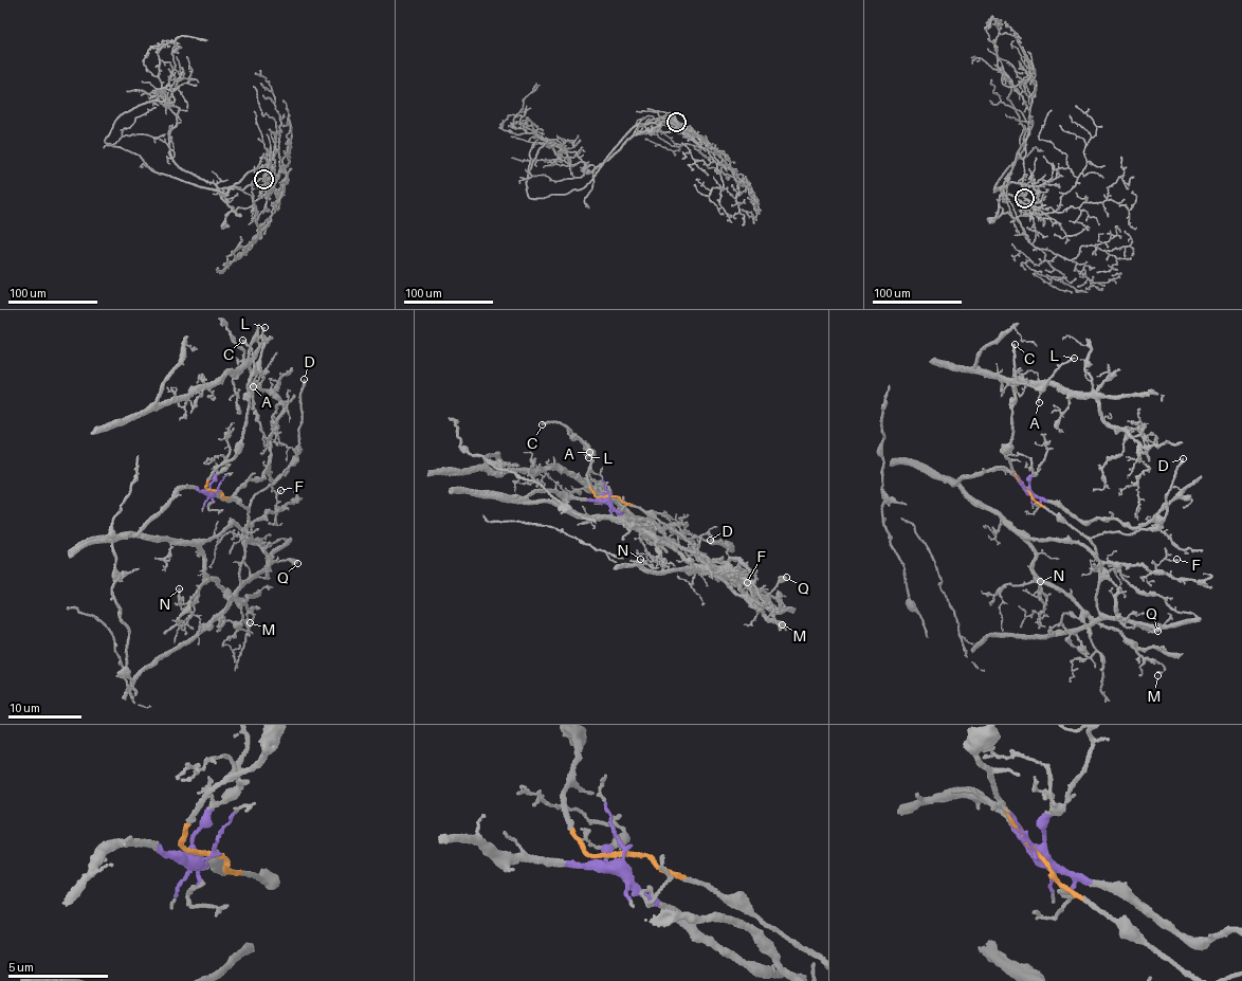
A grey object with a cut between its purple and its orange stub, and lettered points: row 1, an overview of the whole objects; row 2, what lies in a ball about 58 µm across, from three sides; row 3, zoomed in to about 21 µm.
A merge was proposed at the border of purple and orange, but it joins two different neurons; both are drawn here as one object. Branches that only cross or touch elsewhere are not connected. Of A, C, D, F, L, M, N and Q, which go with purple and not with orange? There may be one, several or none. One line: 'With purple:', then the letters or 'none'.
With purple: F, M, N

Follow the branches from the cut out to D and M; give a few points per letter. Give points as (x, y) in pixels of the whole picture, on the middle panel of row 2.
D: (608, 496), (646, 510), (687, 538), (702, 538), (728, 543), (729, 547), (711, 539)
M: (608, 494), (562, 500), (532, 491), (527, 498), (612, 515), (649, 531), (781, 623)

